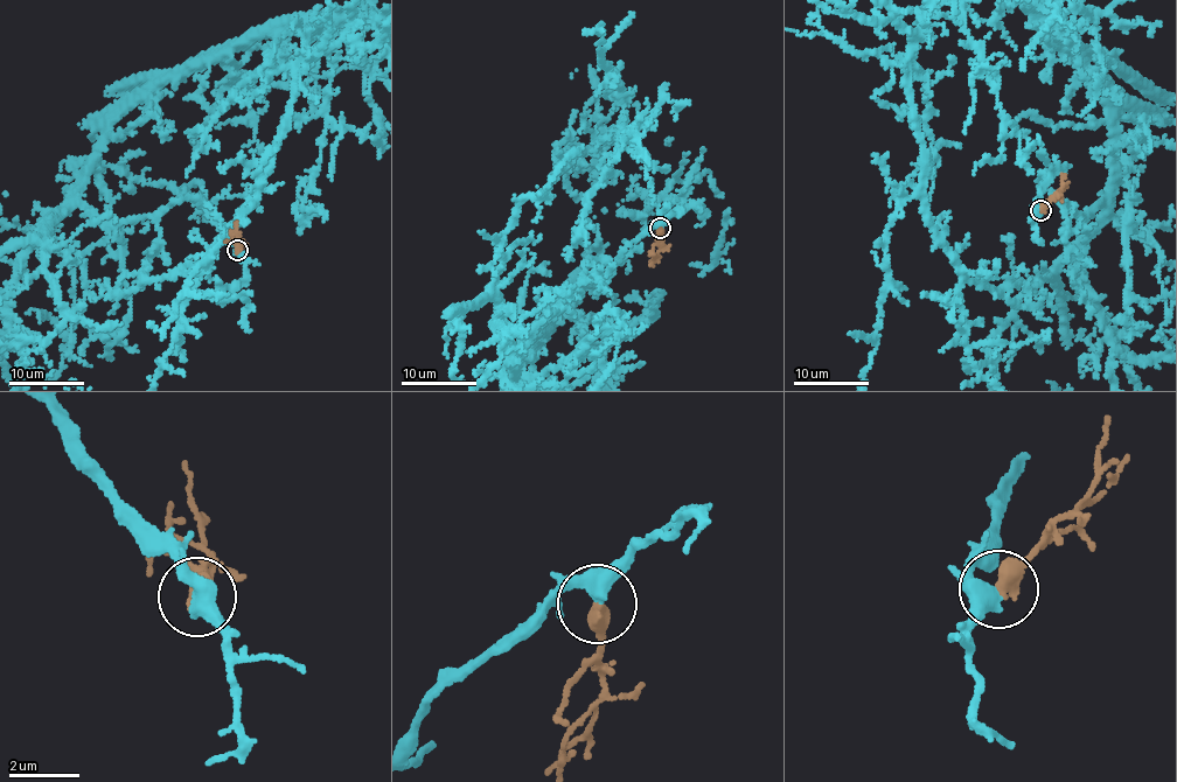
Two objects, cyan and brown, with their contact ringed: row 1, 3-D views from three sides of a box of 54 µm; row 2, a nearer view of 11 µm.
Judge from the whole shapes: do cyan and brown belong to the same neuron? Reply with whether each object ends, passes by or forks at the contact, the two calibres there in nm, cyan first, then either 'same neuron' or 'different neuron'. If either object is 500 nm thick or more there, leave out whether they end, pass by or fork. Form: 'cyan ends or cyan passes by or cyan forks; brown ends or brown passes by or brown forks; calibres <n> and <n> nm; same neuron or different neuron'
calibres 460 and 500 nm; same neuron

